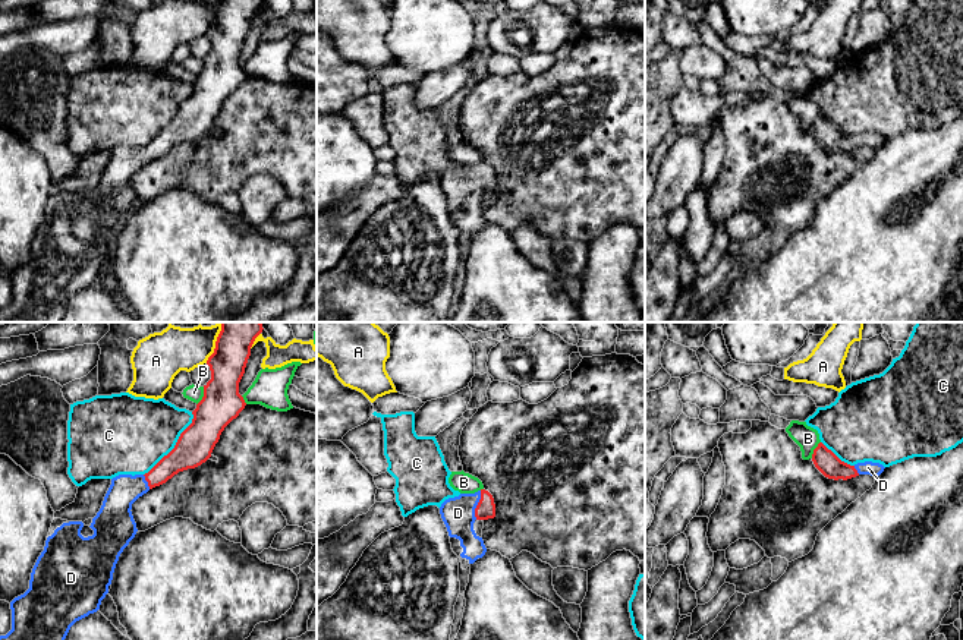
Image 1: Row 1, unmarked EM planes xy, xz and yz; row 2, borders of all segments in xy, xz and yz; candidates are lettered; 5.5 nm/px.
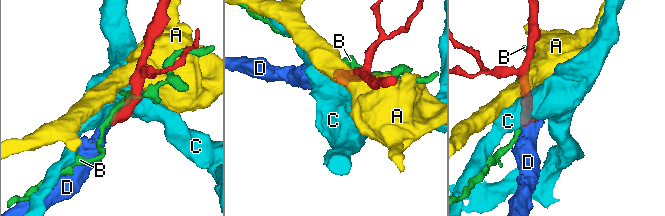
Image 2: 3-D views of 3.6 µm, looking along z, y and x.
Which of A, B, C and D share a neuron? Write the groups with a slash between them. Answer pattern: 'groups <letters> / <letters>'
groups A / B / C / D

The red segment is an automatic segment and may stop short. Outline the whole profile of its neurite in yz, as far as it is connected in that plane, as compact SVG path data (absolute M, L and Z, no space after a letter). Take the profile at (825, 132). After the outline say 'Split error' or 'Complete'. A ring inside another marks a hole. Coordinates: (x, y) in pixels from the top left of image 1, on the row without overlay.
M822 114L813 122L812 133L815 139L828 151L852 151L859 146L871 146L874 149L884 144L884 138L879 135L865 133L850 138L841 133L831 122L828 122Z. Split error

